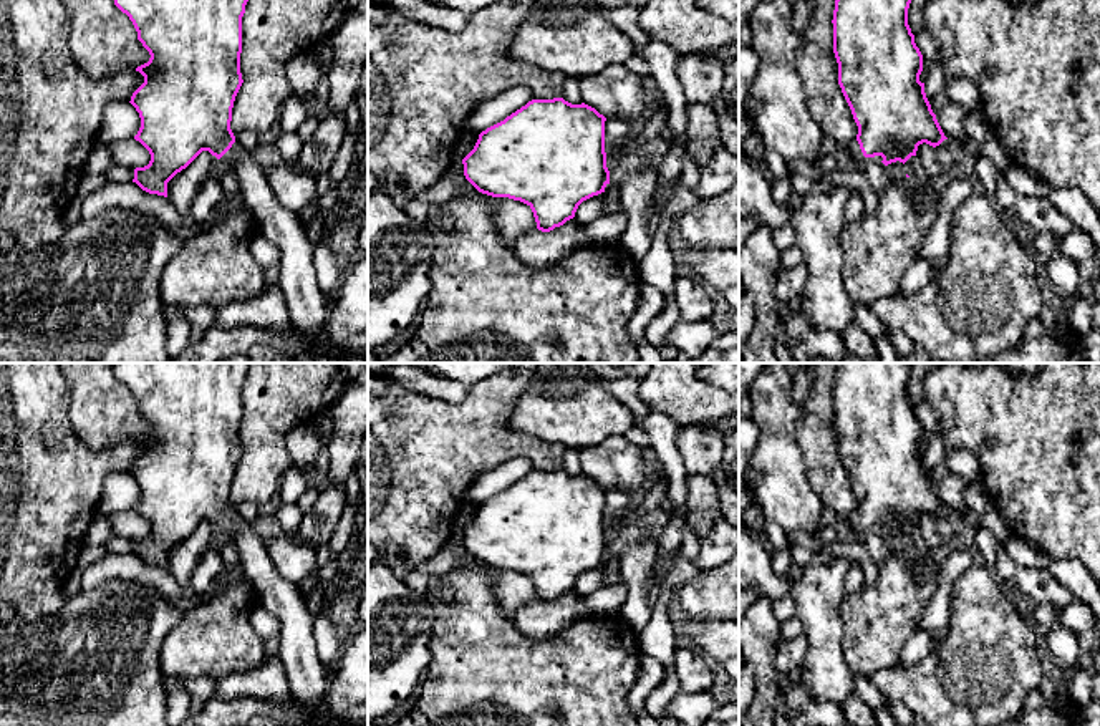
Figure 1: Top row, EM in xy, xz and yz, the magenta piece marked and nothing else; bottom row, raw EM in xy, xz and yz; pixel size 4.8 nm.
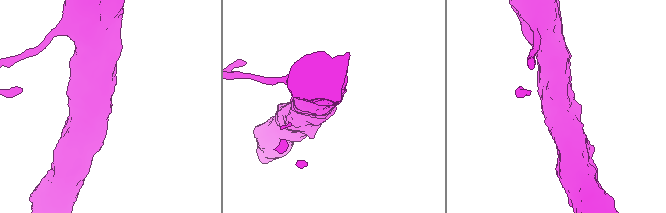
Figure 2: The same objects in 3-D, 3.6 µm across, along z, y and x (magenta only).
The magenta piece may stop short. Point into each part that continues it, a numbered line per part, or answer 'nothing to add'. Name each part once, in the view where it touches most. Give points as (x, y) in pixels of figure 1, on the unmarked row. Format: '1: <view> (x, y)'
1: yz (852, 526)

